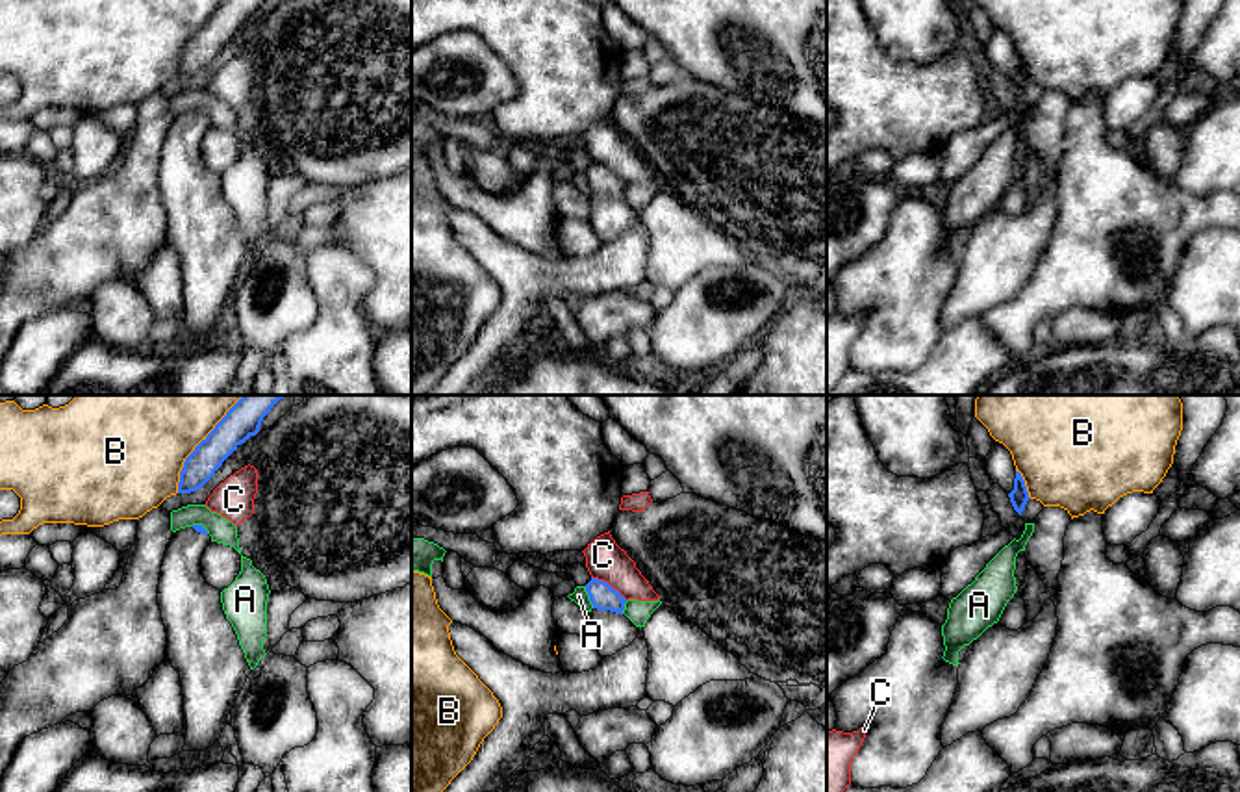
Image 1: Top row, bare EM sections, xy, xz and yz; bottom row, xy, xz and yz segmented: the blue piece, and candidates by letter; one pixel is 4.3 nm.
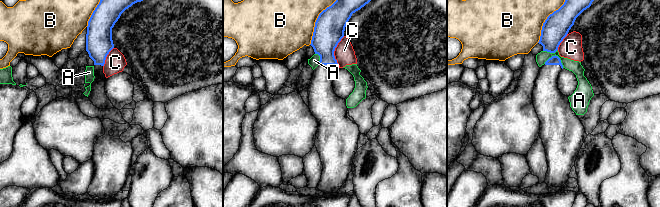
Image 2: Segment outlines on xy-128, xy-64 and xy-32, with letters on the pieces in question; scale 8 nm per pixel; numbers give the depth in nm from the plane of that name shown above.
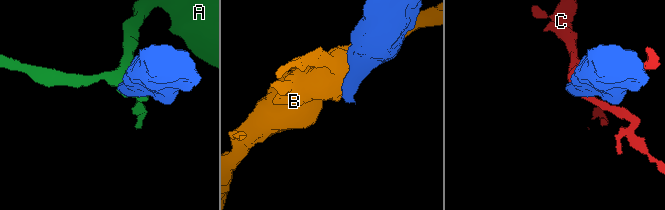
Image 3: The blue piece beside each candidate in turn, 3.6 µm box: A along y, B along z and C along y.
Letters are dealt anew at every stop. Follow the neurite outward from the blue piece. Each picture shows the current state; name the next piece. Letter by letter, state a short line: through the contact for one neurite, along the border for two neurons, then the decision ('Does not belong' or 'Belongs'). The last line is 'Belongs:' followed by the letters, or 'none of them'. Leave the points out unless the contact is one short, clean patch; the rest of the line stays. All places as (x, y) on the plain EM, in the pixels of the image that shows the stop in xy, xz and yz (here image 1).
A: Line: xz (584, 171), (594, 191). Does not belong
B: Does not belong
C: Does not belong
Belongs: none of them

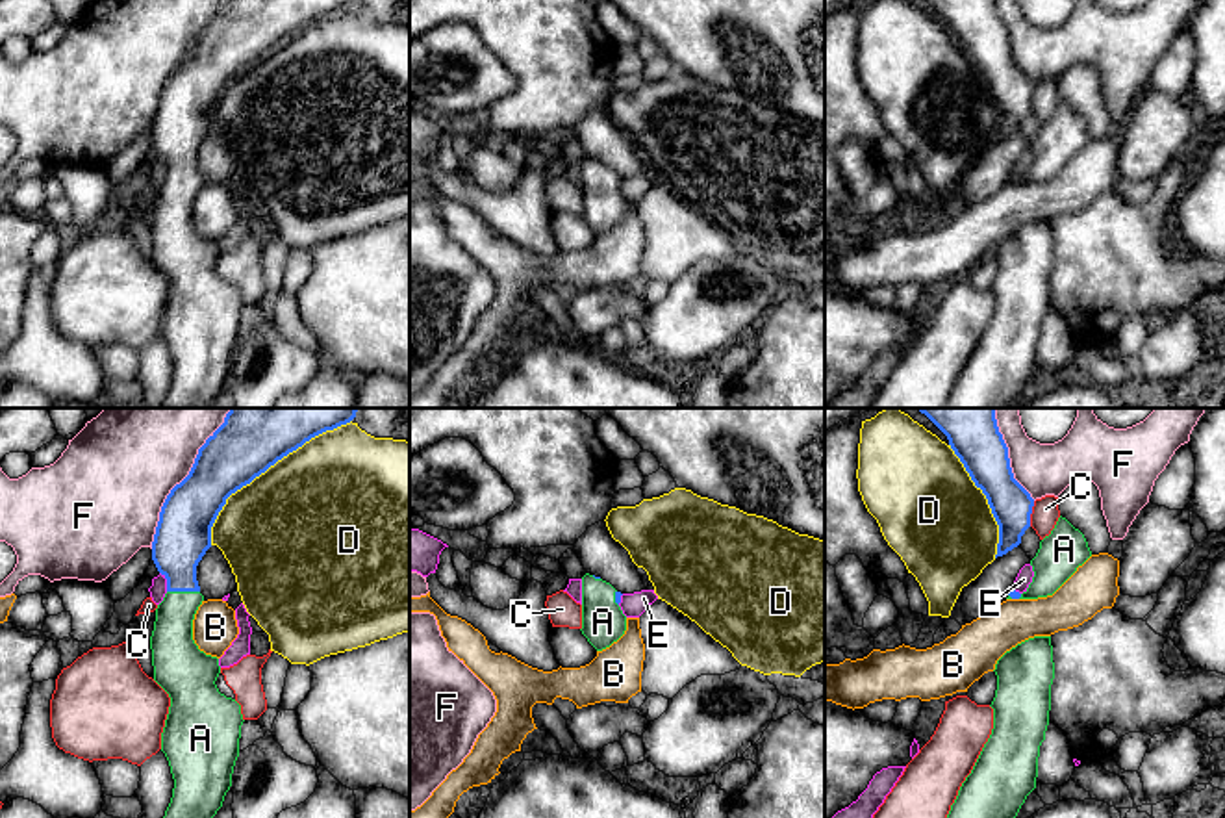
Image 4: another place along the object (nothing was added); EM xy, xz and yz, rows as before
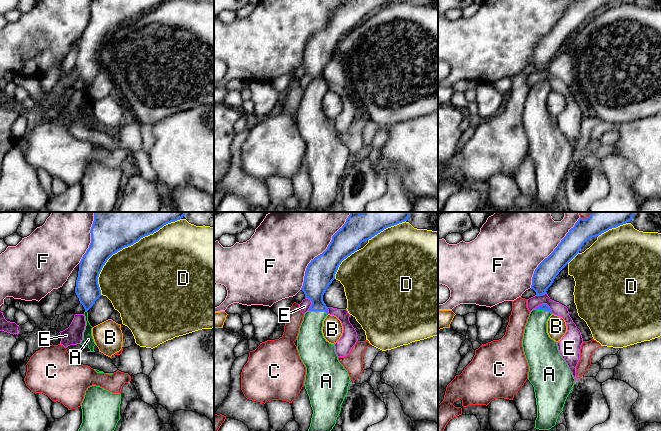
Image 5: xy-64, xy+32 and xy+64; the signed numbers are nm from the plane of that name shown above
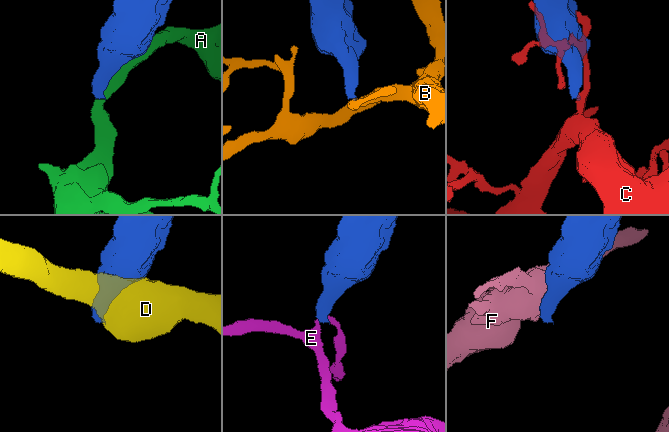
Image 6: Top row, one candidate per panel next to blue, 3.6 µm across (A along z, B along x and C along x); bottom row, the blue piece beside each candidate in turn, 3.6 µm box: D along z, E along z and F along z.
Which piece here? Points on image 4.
A: Line: xy (182, 121), (184, 175), (175, 199), (171, 227). Belongs
B: Does not belong
C: Does not belong
D: Does not belong
E: Line: xy (160, 156), (167, 175). Does not belong
F: Does not belong
Belongs: A

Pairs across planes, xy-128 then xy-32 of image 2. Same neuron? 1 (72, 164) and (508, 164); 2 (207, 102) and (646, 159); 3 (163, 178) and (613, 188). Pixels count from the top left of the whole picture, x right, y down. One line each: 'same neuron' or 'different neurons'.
1: same neuron
2: same neuron
3: different neurons

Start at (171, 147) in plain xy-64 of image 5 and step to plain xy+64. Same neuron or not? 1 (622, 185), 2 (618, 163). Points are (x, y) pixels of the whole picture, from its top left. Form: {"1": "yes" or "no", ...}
{"1": "no", "2": "no"}

